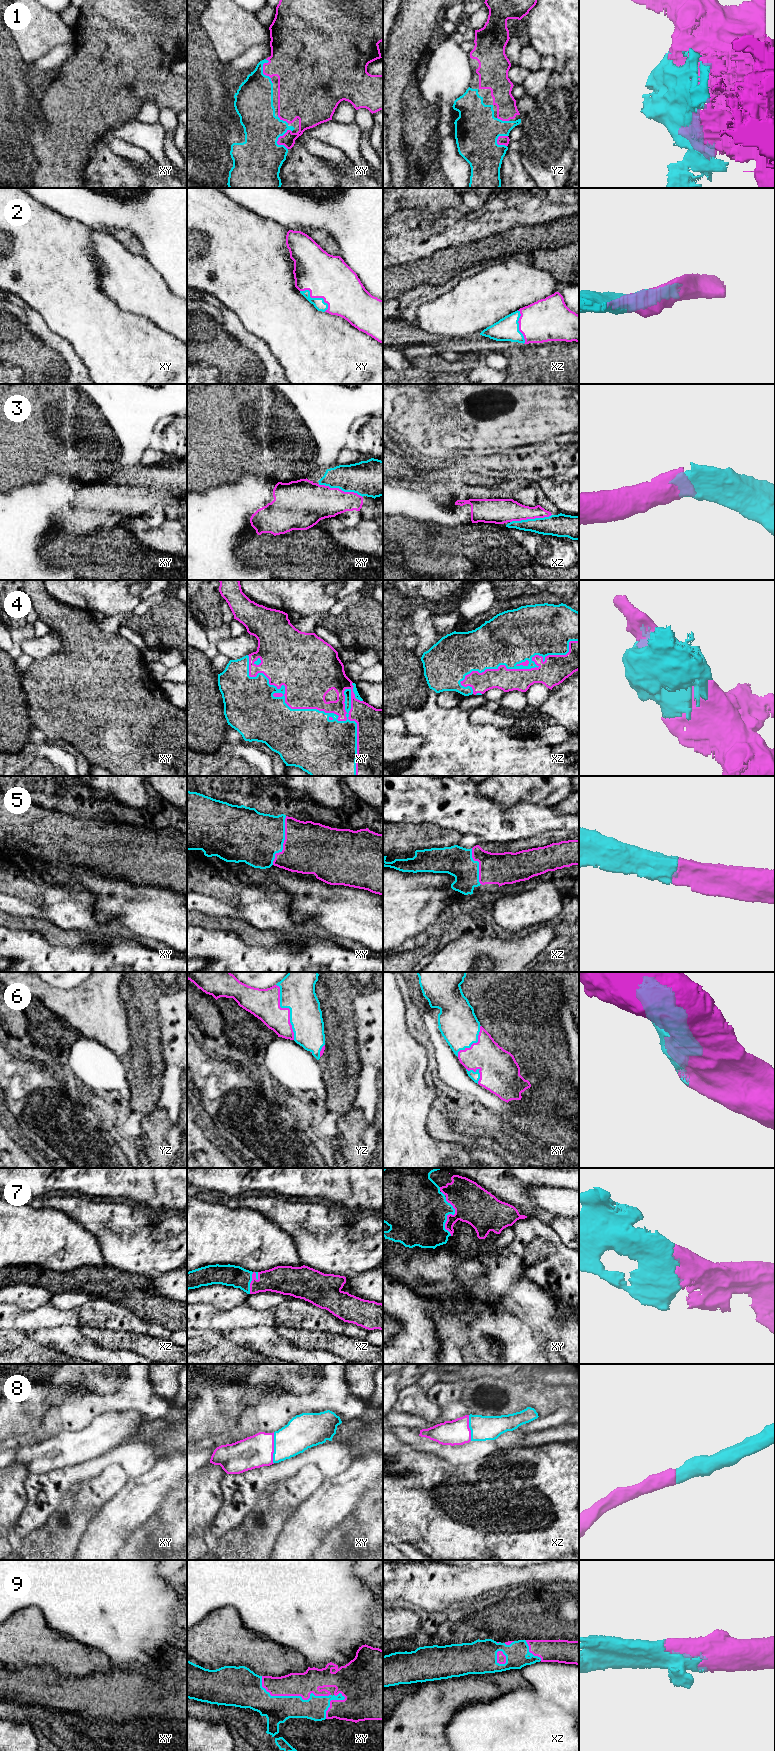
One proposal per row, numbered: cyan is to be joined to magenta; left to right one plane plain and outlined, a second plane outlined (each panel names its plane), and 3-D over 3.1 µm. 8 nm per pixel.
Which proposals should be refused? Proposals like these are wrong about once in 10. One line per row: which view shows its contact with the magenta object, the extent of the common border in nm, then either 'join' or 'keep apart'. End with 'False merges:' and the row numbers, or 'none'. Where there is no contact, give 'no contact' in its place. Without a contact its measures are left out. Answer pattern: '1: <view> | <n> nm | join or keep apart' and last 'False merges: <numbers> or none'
1: xy | 200 nm | join
2: xy | 280 nm | join
3: xy | 380 nm | join
4: xy | 1300 nm | join
5: xy | 400 nm | join
6: yz | 480 nm | join
7: xy | 320 nm | join
8: xy | 260 nm | join
9: xy | 600 nm | join
False merges: none

